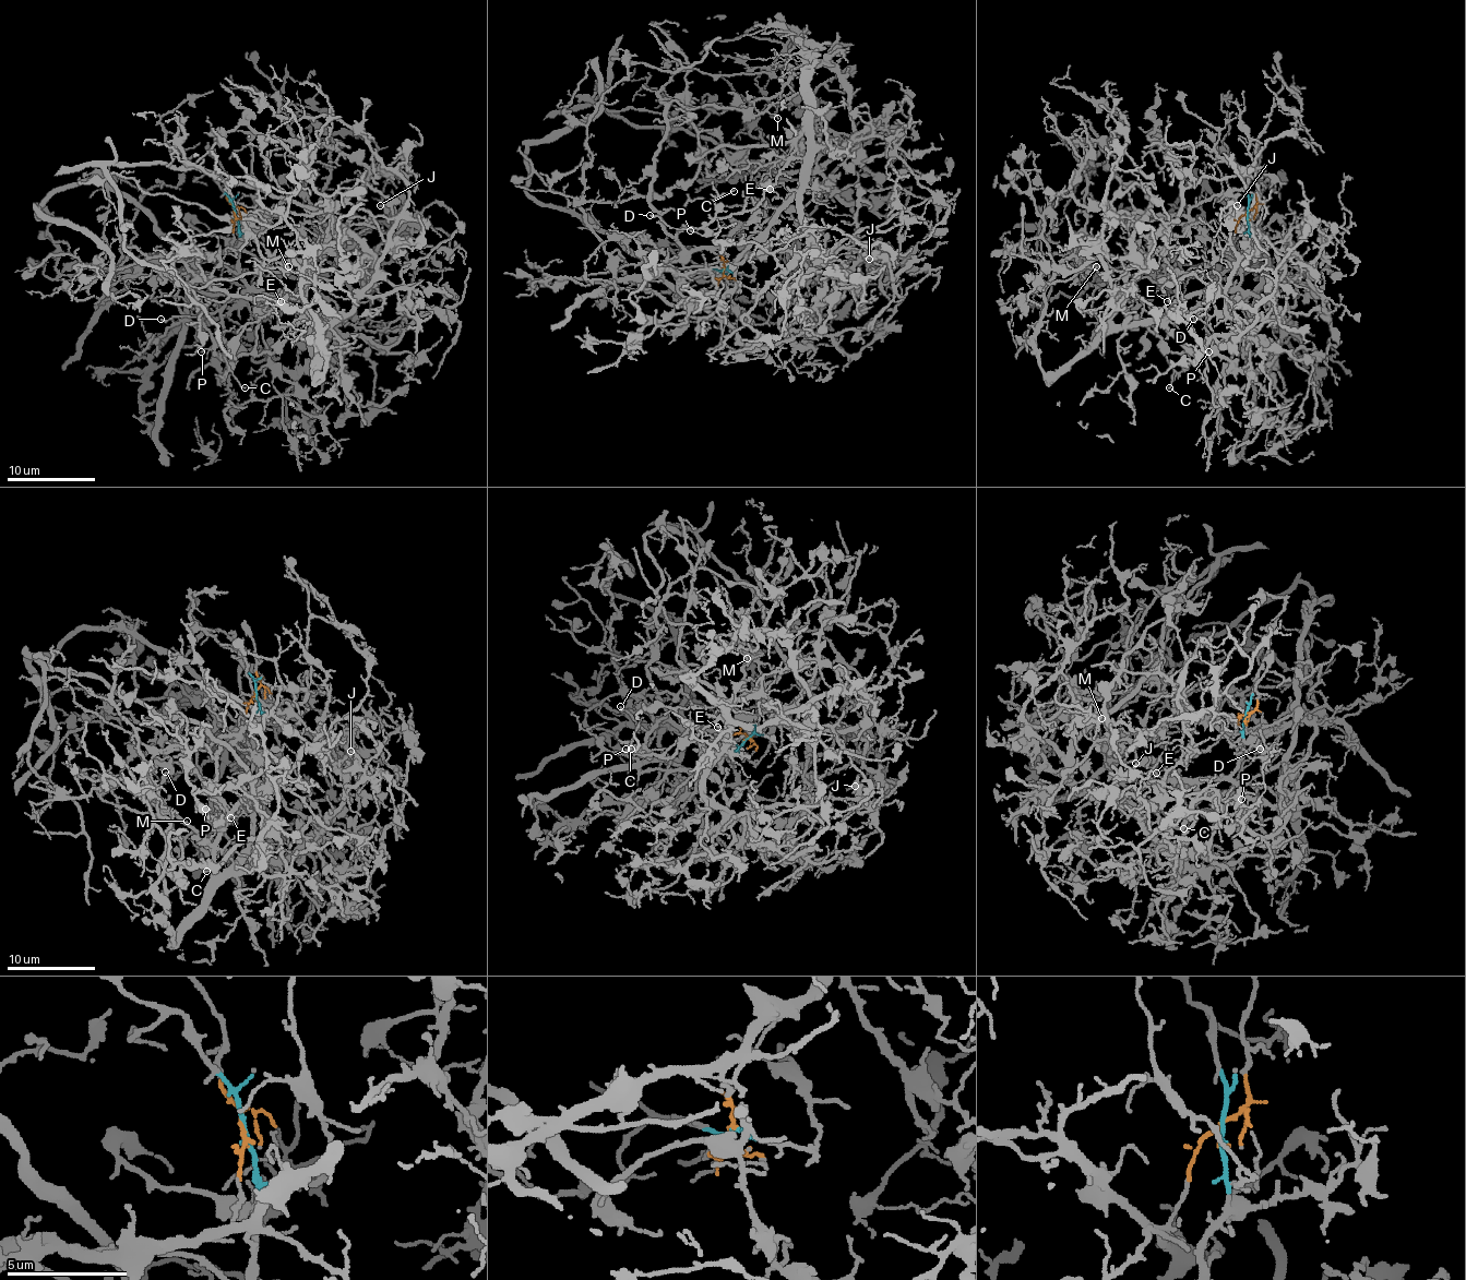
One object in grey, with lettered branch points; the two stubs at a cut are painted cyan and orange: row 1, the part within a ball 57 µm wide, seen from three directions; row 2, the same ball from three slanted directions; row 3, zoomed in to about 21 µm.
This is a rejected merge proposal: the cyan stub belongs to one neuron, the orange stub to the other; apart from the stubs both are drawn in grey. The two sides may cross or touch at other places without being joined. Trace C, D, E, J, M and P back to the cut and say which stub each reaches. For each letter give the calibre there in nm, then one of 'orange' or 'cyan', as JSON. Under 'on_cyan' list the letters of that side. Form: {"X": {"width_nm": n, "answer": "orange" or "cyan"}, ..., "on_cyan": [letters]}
{"C": {"width_nm": 100, "answer": "orange"}, "D": {"width_nm": 160, "answer": "orange"}, "E": {"width_nm": 70, "answer": "cyan"}, "J": {"width_nm": 180, "answer": "cyan"}, "M": {"width_nm": 120, "answer": "orange"}, "P": {"width_nm": 110, "answer": "orange"}, "on_cyan": ["E", "J"]}

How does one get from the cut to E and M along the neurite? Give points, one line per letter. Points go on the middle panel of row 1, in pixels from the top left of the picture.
E: (723, 270), (727, 272), (727, 263), (731, 263), (769, 225), (783, 203), (769, 188)
M: (723, 270), (718, 250), (688, 252), (651, 203), (666, 109), (677, 100), (777, 118)

